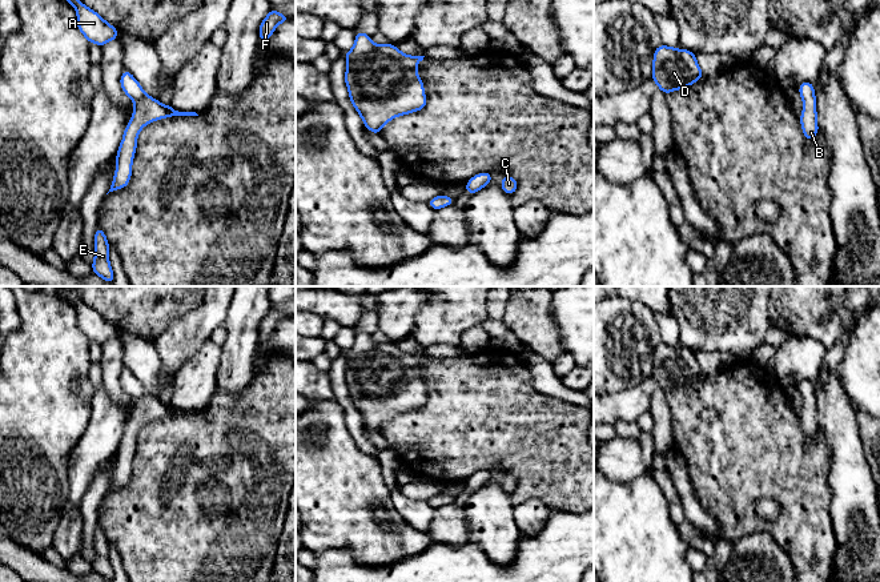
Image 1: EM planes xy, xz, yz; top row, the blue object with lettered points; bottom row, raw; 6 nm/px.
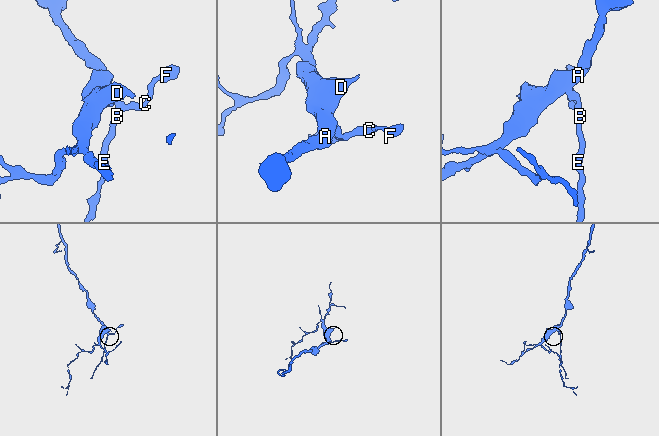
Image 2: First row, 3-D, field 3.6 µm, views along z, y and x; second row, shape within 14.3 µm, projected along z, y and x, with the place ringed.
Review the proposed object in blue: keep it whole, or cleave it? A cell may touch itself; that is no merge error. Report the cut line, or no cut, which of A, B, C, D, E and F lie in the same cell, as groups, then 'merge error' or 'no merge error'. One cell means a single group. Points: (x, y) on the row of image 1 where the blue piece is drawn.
no cut | A B C D E F | no merge error

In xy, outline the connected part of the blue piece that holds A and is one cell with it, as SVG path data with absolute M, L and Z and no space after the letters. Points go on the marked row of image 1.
M67 0L76 9L77 28L88 40L100 47L116 40L118 29L105 21L97 12L84 5L80 0Z

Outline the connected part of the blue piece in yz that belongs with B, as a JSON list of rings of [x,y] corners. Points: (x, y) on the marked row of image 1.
[[[808,81],[800,83],[799,95],[803,99],[803,112],[799,121],[801,124],[805,139],[808,141],[812,141],[819,132],[819,125],[816,121],[817,112],[813,84]]]

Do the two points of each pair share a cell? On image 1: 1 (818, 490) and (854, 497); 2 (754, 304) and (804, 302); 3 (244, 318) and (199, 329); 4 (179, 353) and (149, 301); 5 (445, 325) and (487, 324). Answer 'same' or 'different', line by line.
1: different
2: different
3: different
4: different
5: different

